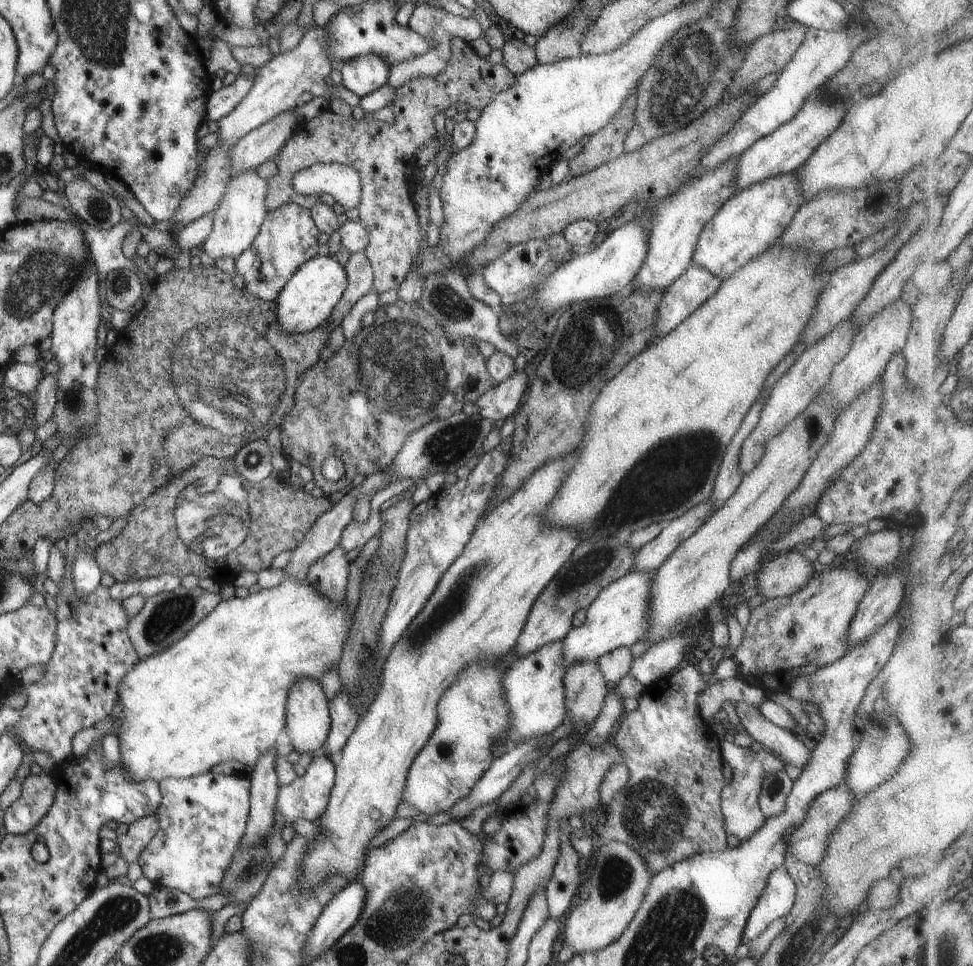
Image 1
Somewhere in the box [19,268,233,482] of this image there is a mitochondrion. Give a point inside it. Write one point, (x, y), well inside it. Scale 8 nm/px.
(74, 398)

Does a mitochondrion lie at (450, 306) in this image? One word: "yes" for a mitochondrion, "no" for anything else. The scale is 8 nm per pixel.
yes

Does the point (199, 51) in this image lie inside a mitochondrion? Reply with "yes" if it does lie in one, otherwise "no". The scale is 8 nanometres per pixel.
no

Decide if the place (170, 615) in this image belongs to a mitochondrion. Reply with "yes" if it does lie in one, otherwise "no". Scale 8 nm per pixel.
yes

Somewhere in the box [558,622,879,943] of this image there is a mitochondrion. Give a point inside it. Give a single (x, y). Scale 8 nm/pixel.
(653, 815)

